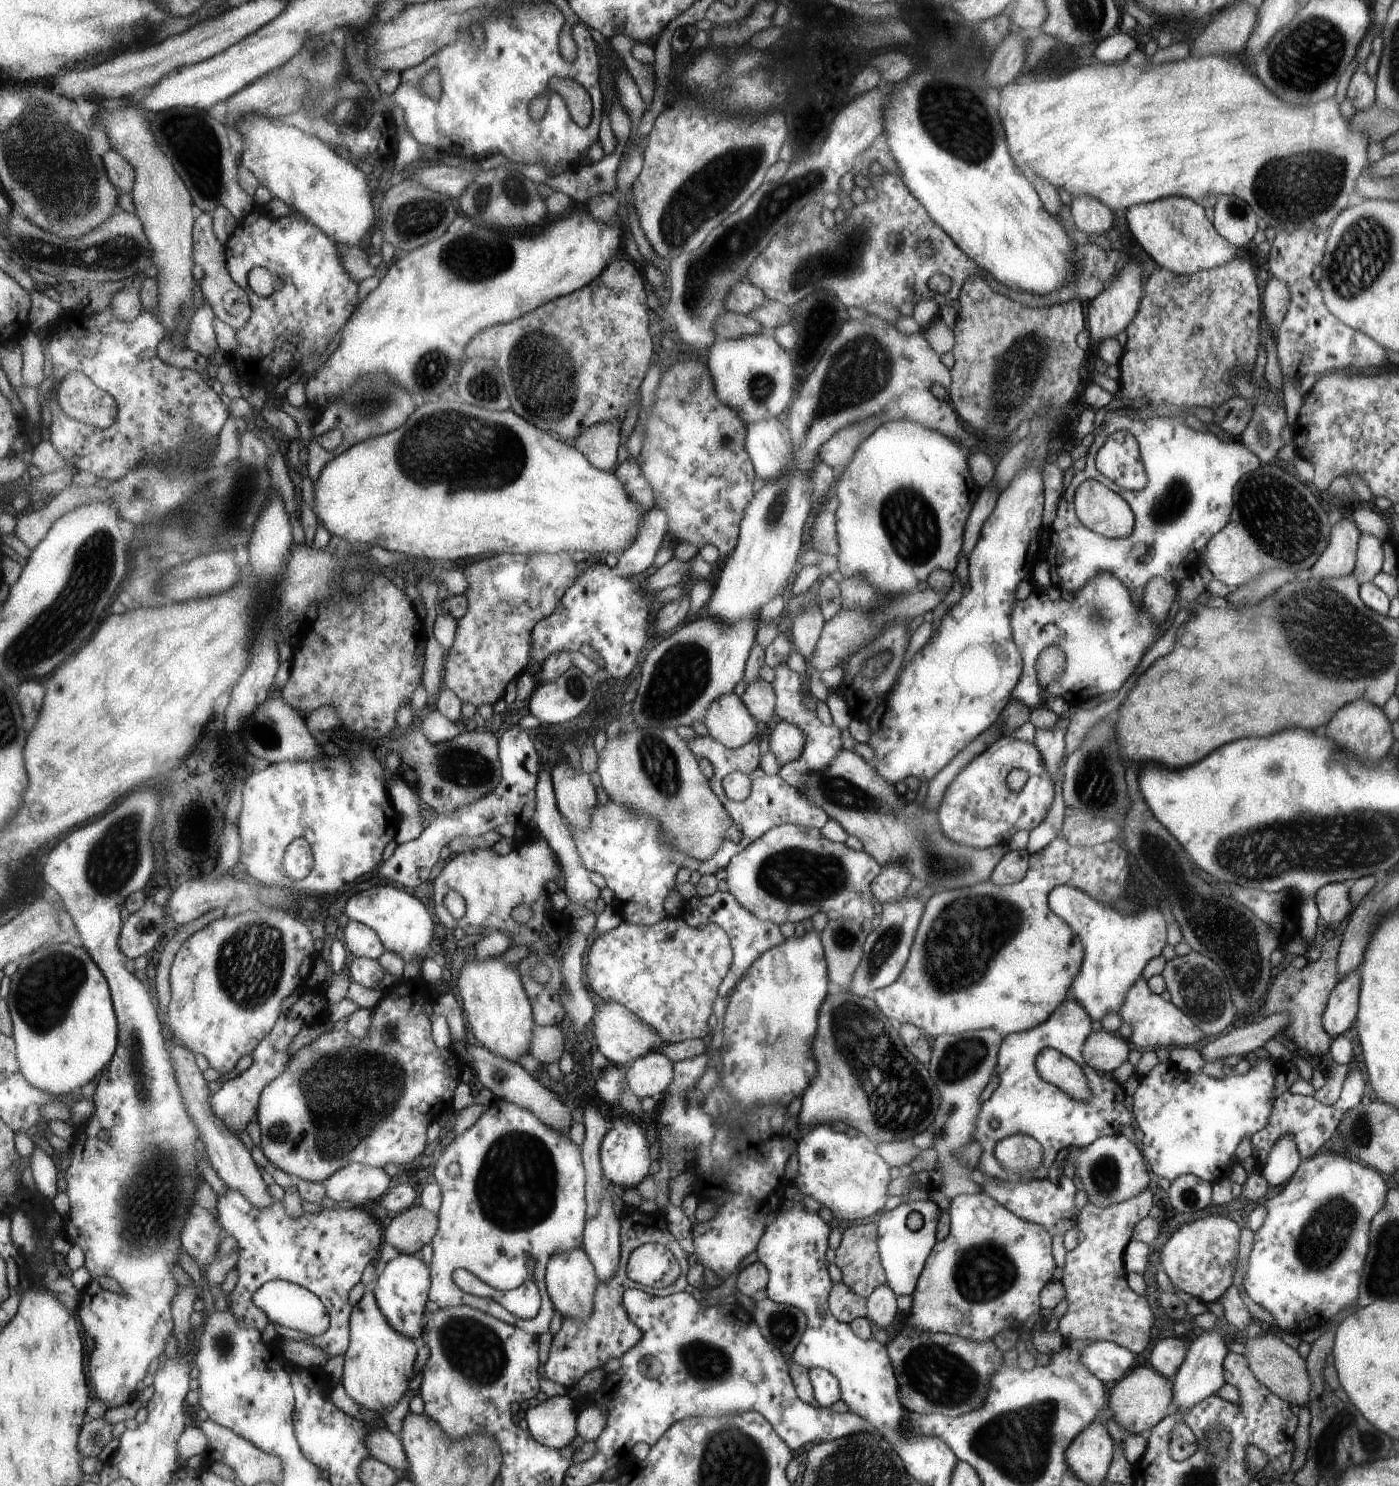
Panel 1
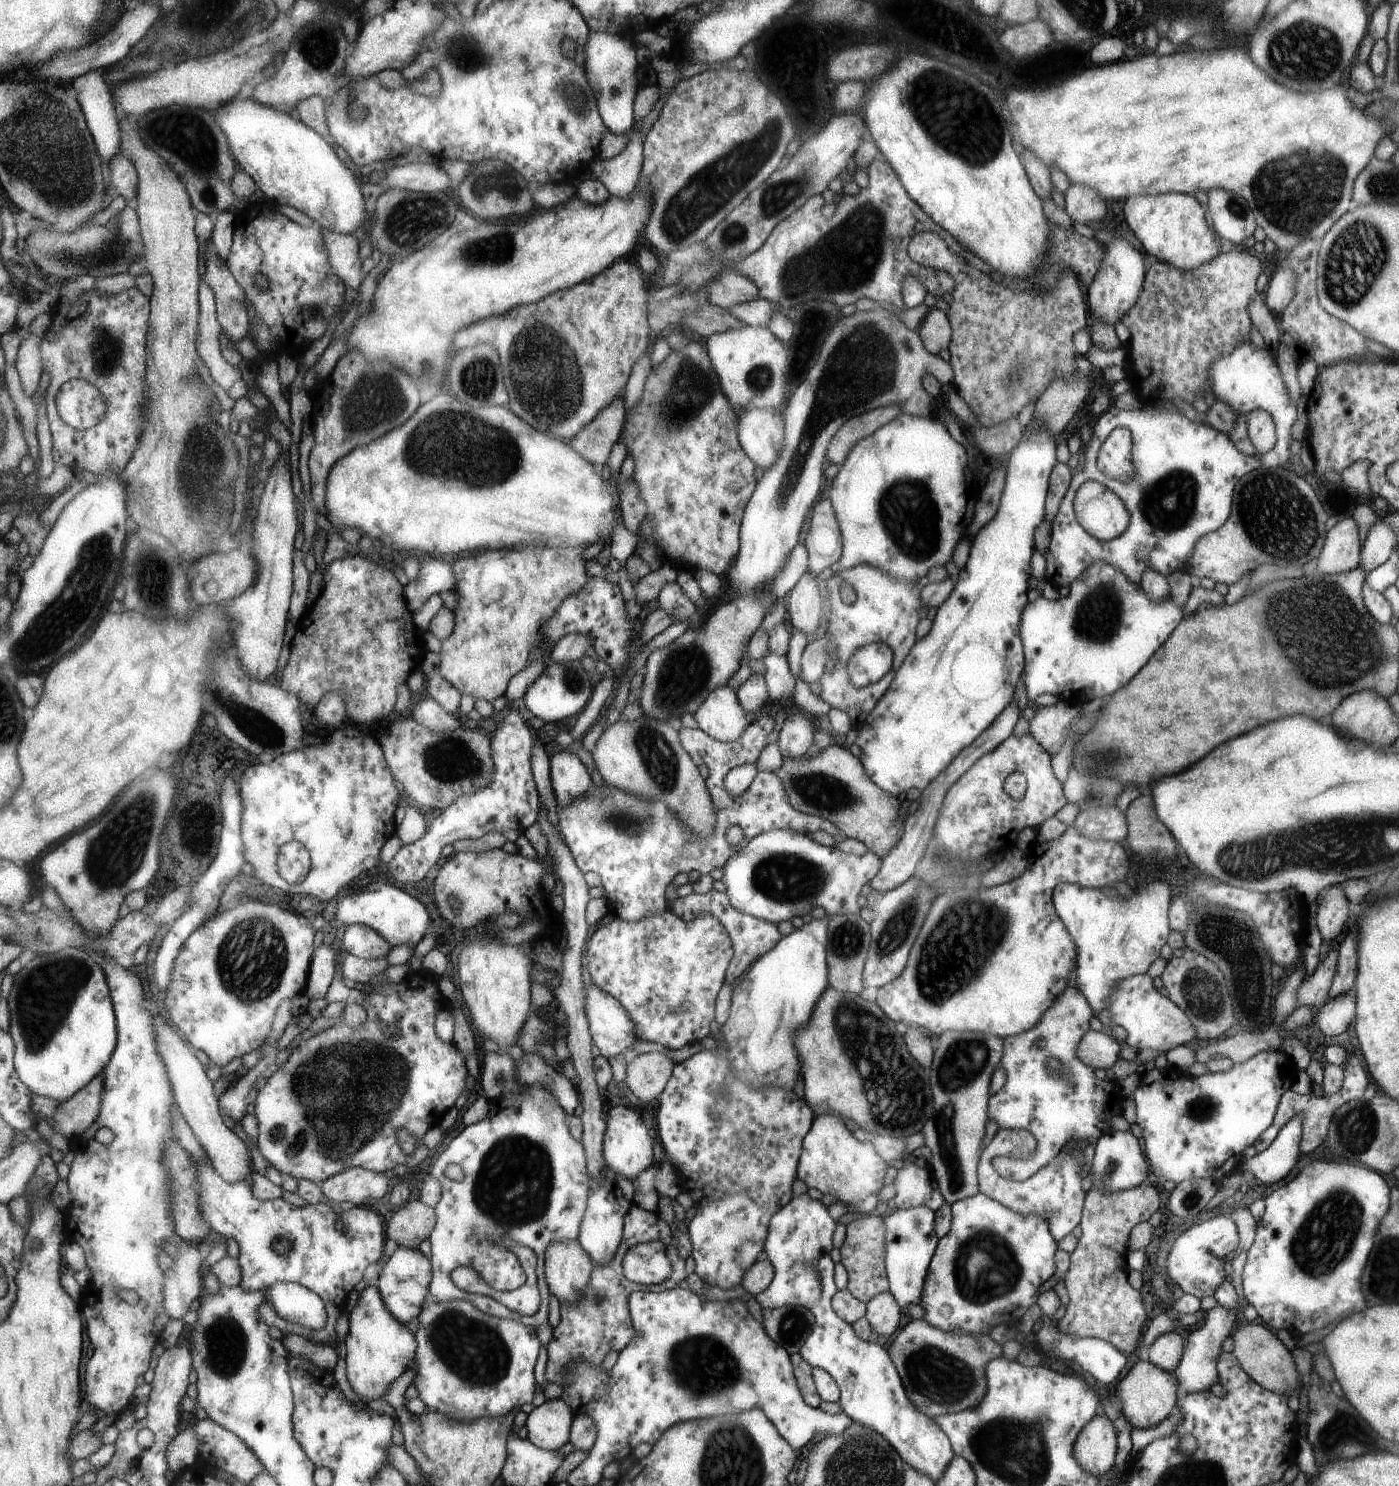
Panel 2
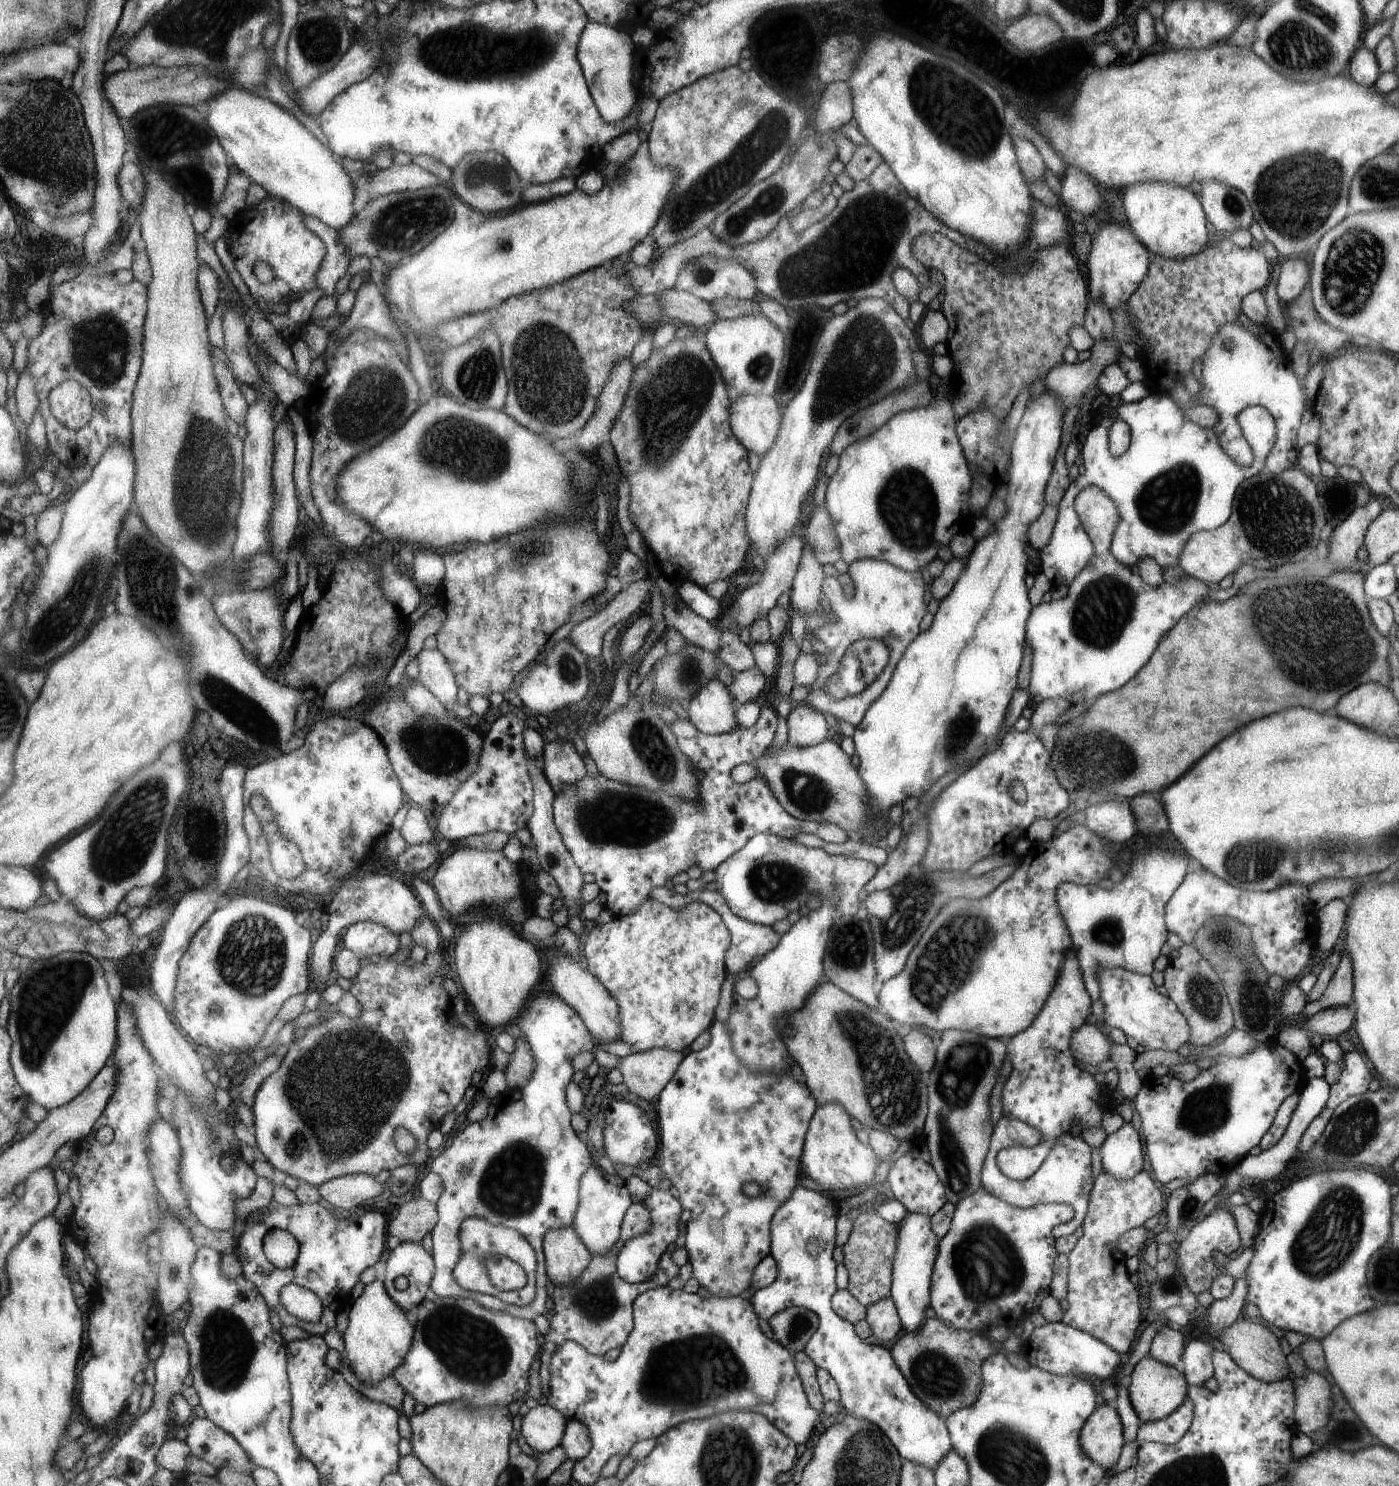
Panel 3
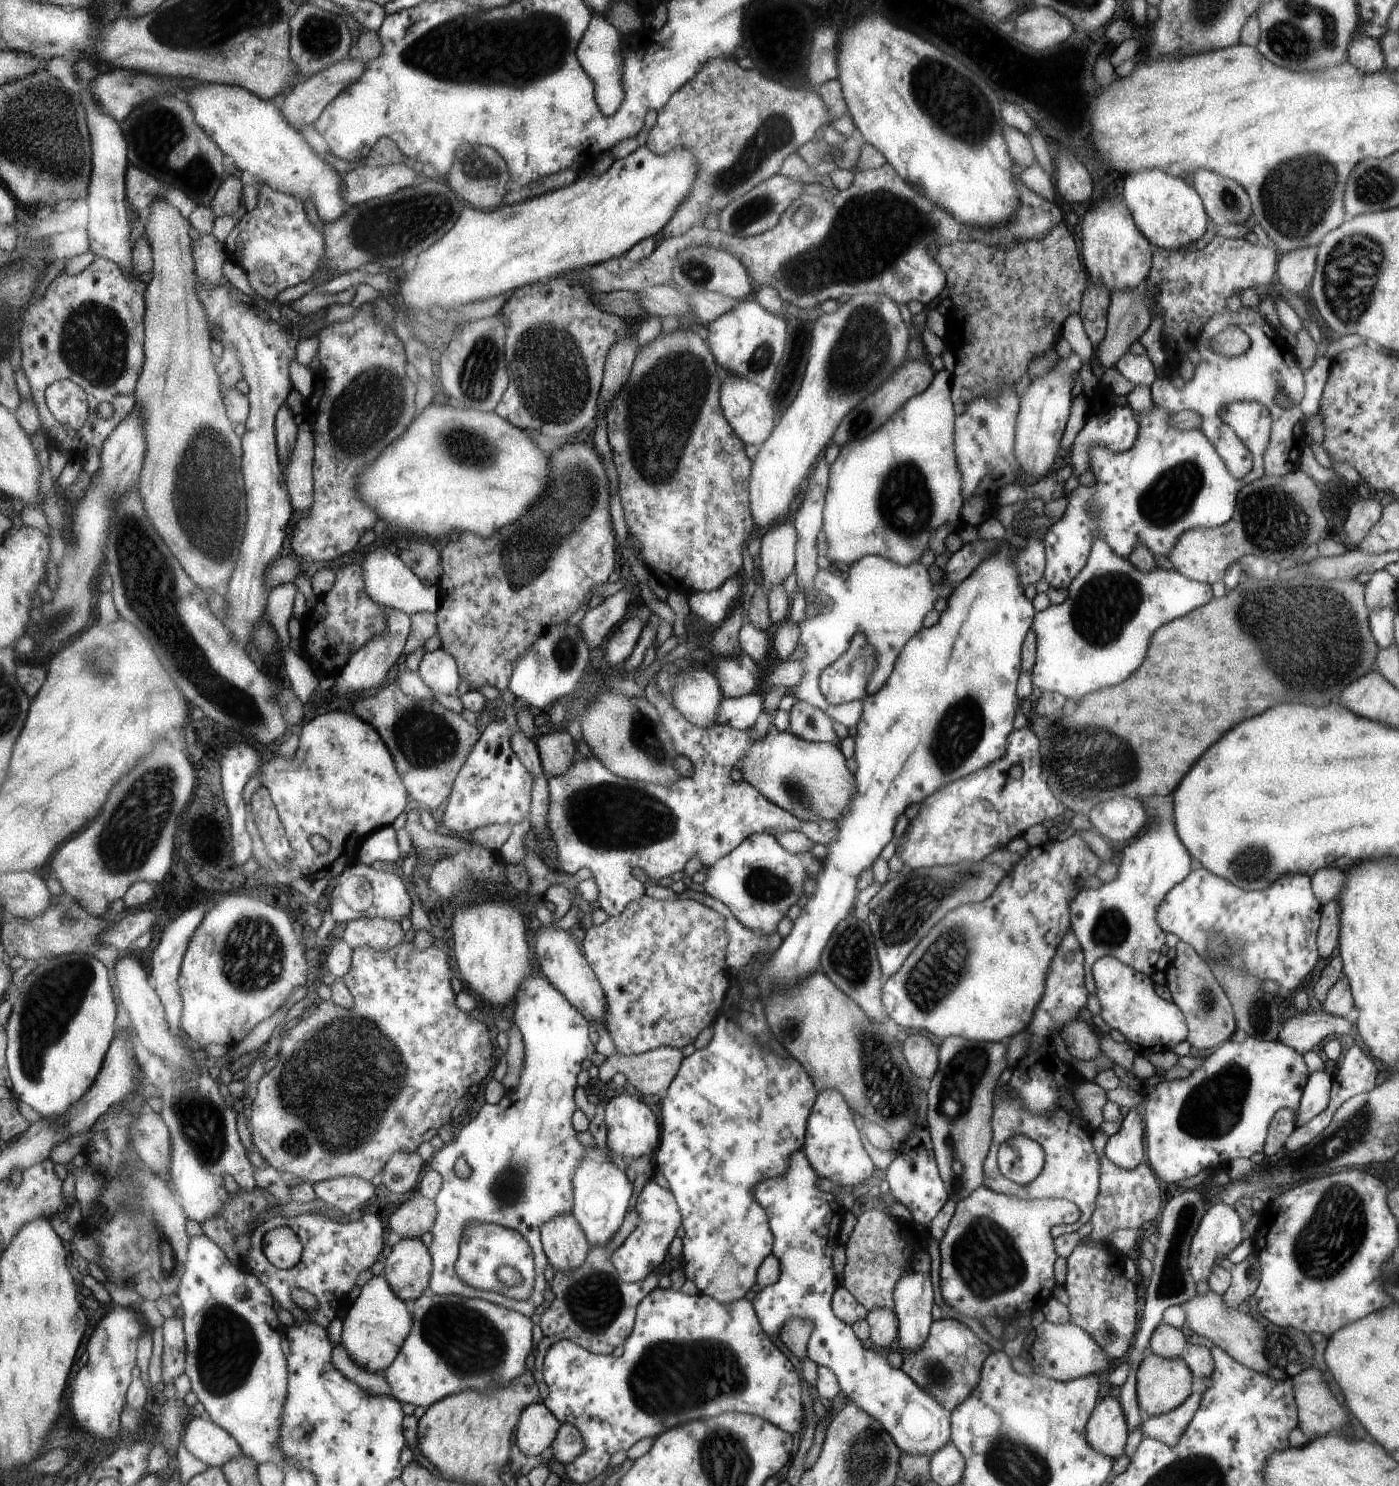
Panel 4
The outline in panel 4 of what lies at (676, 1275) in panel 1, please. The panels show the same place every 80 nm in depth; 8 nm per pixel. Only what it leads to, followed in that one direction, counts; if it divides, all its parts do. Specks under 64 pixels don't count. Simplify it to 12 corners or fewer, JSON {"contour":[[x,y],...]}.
{"contour":[[653,1180],[635,1208],[637,1229],[612,1255],[629,1283],[669,1260],[684,1224],[676,1195]]}

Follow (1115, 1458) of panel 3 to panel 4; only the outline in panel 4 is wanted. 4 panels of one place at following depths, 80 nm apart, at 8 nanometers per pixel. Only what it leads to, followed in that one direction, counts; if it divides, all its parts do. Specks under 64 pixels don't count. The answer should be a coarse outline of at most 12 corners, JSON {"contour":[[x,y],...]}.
{"contour":[[1119,1400],[1092,1411],[1085,1440],[1099,1454],[1124,1454],[1129,1428]]}

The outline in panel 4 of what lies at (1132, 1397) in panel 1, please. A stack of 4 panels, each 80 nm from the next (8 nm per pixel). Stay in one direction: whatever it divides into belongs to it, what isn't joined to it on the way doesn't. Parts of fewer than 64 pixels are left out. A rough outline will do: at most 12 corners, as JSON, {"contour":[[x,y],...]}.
{"contour":[[1145,1356],[1135,1376],[1141,1417],[1191,1394],[1182,1359]]}

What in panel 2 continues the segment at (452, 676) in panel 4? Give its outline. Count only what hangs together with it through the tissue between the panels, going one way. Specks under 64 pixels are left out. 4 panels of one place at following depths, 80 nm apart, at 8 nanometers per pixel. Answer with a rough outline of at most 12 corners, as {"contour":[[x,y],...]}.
{"contour":[[426,651],[419,670],[427,696],[460,716],[461,692],[441,674],[439,653]]}

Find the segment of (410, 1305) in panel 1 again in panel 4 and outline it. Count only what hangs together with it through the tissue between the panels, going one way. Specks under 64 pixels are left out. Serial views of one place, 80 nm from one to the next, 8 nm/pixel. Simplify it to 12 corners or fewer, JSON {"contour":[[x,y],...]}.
{"contour":[[402,1237],[383,1271],[401,1300],[417,1301],[433,1258],[421,1238]]}

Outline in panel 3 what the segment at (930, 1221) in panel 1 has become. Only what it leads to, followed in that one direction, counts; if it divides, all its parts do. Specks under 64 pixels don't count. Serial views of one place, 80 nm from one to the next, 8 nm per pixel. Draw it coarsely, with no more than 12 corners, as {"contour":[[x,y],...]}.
{"contour":[[907,1213],[892,1268],[891,1302],[905,1332],[931,1304],[936,1236]]}

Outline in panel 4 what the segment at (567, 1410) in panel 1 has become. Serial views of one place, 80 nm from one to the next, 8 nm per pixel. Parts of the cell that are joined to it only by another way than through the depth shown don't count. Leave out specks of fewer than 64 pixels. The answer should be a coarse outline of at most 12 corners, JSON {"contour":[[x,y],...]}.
{"contour":[[547,1404],[525,1409],[516,1430],[524,1455],[542,1455],[562,1424]]}

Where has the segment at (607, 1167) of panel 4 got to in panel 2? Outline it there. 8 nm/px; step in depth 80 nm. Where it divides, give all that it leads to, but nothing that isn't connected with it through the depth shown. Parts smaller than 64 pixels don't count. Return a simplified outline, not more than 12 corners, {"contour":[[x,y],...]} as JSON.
{"contour":[[610,1178],[589,1180],[578,1242],[611,1264],[634,1206]]}

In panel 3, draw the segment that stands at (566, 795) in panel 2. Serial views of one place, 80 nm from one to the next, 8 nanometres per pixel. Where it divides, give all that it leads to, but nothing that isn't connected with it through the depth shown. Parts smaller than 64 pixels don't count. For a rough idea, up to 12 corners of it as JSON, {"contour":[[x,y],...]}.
{"contour":[[573,742],[543,748],[544,772],[555,793],[587,774]]}

